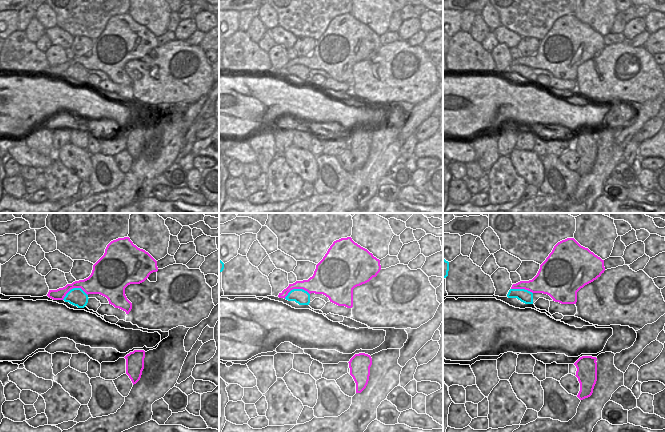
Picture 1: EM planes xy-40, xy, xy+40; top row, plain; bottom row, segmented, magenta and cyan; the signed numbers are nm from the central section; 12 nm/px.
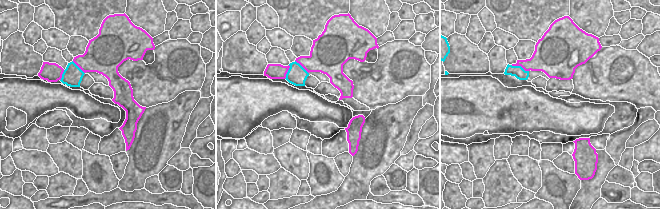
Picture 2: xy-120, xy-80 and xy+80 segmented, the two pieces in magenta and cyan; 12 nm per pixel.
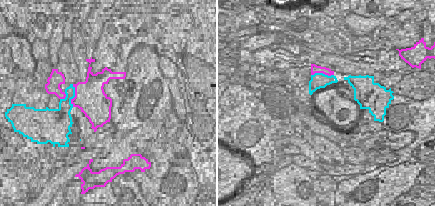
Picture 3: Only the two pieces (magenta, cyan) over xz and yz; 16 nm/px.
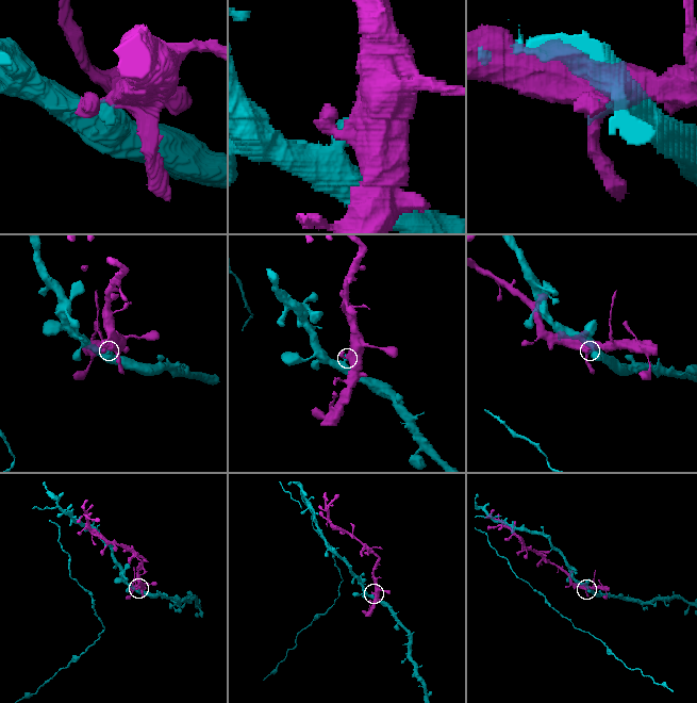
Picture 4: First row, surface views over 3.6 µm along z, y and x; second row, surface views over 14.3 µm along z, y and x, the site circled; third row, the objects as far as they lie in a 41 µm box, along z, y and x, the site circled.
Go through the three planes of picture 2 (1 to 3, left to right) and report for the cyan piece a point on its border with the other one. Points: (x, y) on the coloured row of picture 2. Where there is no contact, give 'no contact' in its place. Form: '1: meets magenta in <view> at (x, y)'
1: meets magenta in xy-120 at (78, 66)
2: meets magenta in xy-80 at (302, 66)
3: meets magenta in xy+80 at (520, 65)

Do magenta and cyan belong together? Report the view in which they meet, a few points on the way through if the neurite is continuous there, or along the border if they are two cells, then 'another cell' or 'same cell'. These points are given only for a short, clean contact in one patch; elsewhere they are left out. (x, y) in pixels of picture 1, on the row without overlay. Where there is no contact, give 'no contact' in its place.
xy-40 | another cell

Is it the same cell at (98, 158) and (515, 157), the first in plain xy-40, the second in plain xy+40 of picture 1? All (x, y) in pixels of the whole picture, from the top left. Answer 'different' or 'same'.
different

